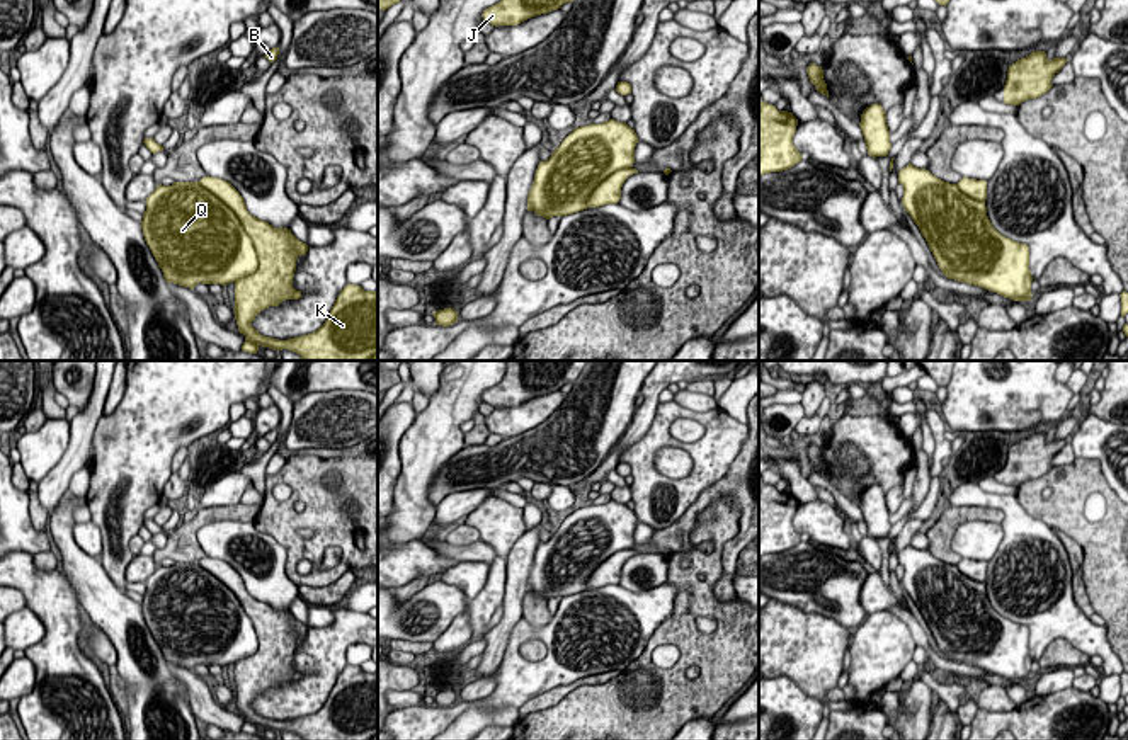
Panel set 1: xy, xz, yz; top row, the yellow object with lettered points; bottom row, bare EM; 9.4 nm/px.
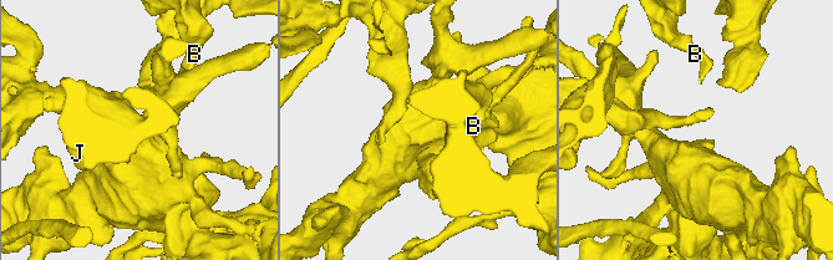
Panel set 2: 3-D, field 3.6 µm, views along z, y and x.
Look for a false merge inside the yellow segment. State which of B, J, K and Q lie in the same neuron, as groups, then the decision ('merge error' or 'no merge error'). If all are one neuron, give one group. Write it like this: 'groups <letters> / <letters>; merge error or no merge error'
groups B J K / Q; merge error

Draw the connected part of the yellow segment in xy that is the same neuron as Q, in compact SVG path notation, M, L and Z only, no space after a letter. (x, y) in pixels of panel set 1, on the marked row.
M199 182L160 184L145 202L143 236L168 284L191 289L199 282L226 286L257 270L257 250L242 221Z

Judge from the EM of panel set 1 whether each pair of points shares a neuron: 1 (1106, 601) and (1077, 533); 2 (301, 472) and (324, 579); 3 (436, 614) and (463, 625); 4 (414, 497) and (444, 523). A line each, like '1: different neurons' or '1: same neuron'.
1: same neuron
2: same neuron
3: different neurons
4: different neurons

